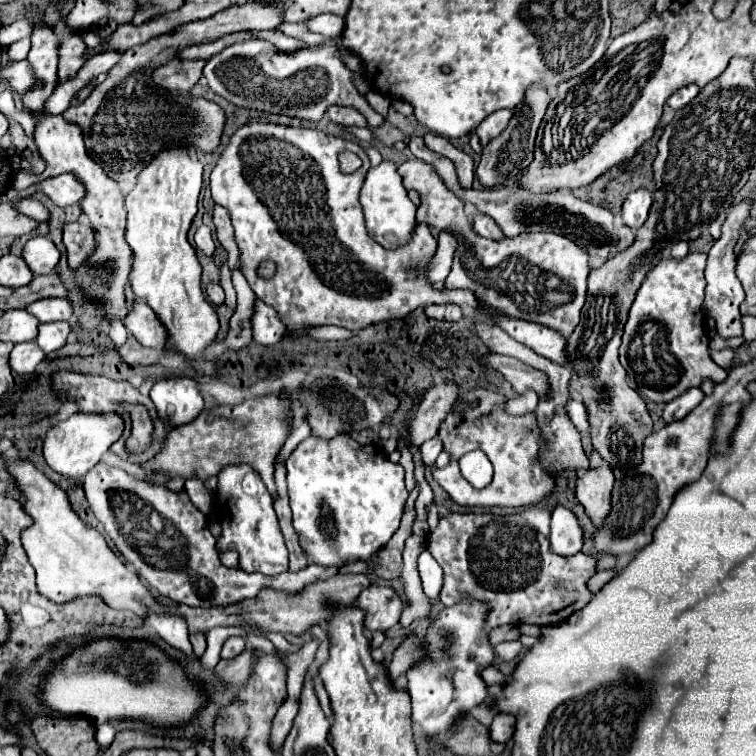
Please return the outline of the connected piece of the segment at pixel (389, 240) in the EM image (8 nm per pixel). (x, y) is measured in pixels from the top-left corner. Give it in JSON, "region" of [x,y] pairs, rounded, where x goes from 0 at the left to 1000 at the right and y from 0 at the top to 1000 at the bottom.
{"region":[[[505,212],[500,220],[492,220],[484,228],[476,251],[476,270],[481,275],[487,307],[500,323],[505,323],[508,328],[526,328],[540,320],[542,307],[550,299],[550,272],[540,265],[537,249],[532,246],[532,235],[526,230],[526,220],[519,212]]]}

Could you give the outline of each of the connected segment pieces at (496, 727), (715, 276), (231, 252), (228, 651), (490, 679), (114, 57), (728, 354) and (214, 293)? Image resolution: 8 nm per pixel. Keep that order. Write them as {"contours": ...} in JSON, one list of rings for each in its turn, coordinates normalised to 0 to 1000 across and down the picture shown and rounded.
{"contours":[[[[656,944],[651,958],[648,958],[648,976],[653,976],[653,981],[661,981],[661,984],[669,984],[677,971],[680,971],[680,947],[675,944]]],[[[979,267],[966,286],[960,288],[960,294],[955,296],[955,312],[947,317],[947,323],[942,325],[942,331],[937,333],[937,349],[934,349],[934,394],[931,394],[931,410],[939,421],[947,423],[947,437],[952,444],[958,447],[968,447],[968,444],[981,444],[981,415],[976,410],[979,399],[984,397],[984,384],[981,376],[976,373],[971,354],[974,354],[974,336],[971,336],[971,323],[976,317],[976,304],[981,299],[981,294],[989,288],[992,280],[992,267]]],[[[294,272],[283,275],[283,299],[286,299],[286,312],[288,312],[291,323],[302,333],[304,354],[315,354],[315,336],[317,333],[315,333],[315,325],[310,320],[310,307],[307,307],[307,296],[304,296],[299,275],[294,275]]],[[[304,841],[294,854],[294,870],[310,870],[323,860],[325,849],[320,841]]],[[[643,881],[638,886],[638,899],[646,905],[646,907],[659,907],[667,902],[667,894],[653,884],[653,881]]],[[[151,69],[151,71],[135,71],[130,77],[122,77],[116,82],[119,87],[119,98],[132,98],[132,95],[143,95],[146,90],[151,90],[151,85],[156,85],[156,77],[161,77],[159,69]]],[[[960,460],[960,463],[955,463],[955,466],[939,463],[942,476],[944,476],[950,484],[955,484],[955,487],[968,487],[971,479],[974,479],[974,468],[976,468],[974,460]]],[[[288,373],[275,376],[275,378],[272,378],[272,389],[275,389],[275,394],[278,394],[286,405],[296,402],[296,384],[294,384],[294,378],[291,378]]]]}

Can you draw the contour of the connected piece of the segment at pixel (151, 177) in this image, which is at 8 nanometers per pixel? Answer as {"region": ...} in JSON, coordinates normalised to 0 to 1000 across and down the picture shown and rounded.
{"region":[[[246,193],[209,201],[183,230],[180,249],[167,259],[169,296],[167,320],[177,333],[172,376],[177,389],[190,397],[214,423],[225,447],[222,460],[259,476],[257,484],[280,497],[283,479],[265,476],[270,463],[288,442],[288,418],[270,397],[265,381],[265,349],[257,328],[249,323],[249,302],[259,286],[262,257],[267,249],[267,217],[254,214]]]}

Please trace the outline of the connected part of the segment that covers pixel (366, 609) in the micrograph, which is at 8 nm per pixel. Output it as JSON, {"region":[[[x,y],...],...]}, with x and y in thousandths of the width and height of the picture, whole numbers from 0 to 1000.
{"region":[[[487,775],[487,780],[479,780],[474,788],[471,802],[484,812],[484,831],[492,836],[524,828],[534,804],[529,788],[511,775]]]}

